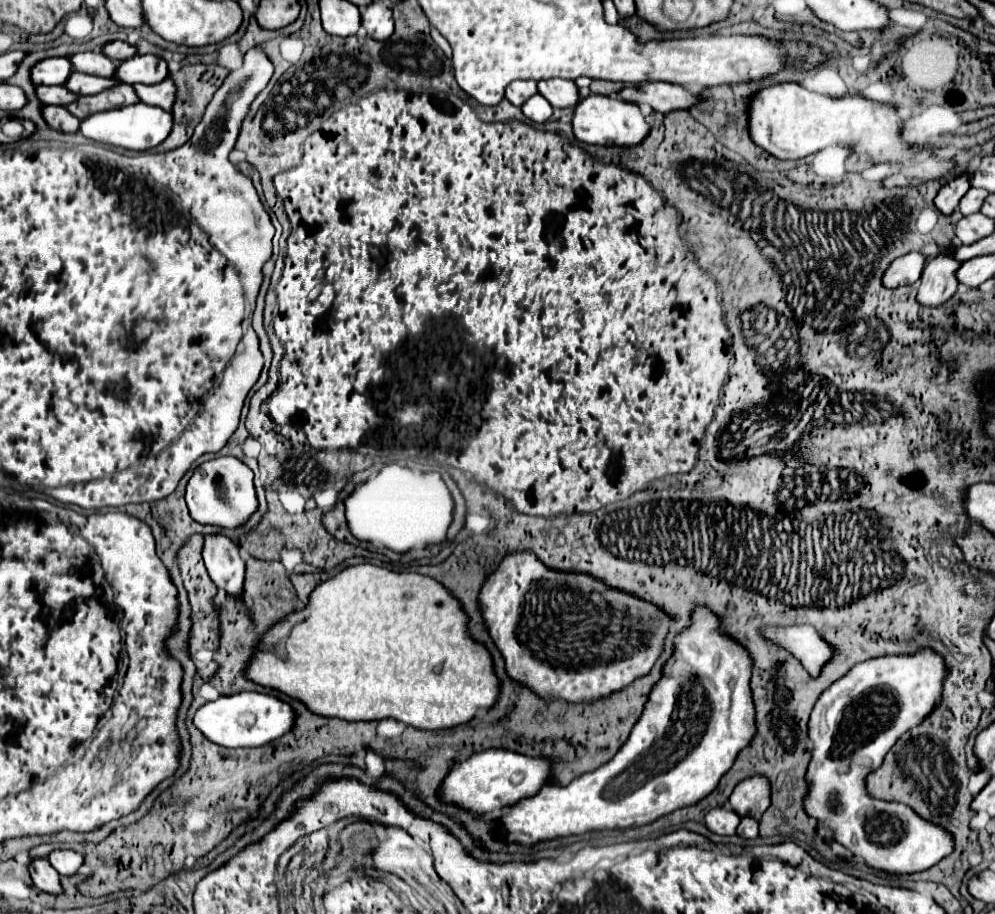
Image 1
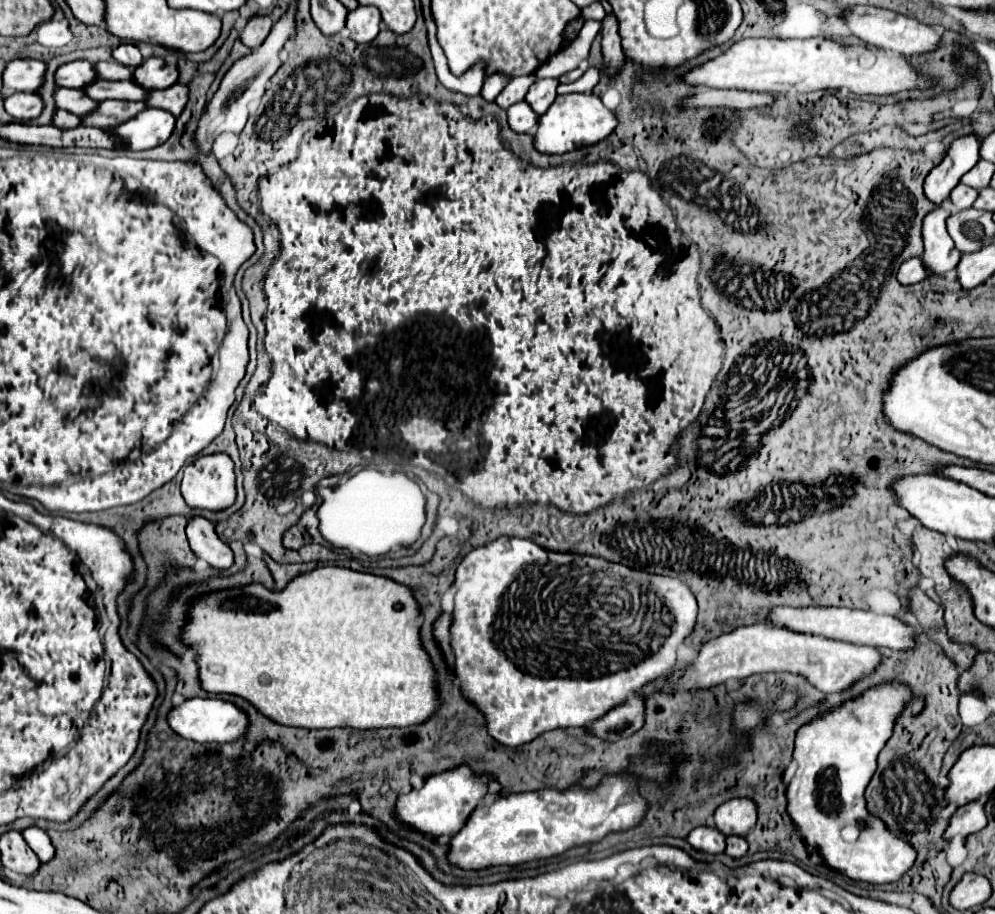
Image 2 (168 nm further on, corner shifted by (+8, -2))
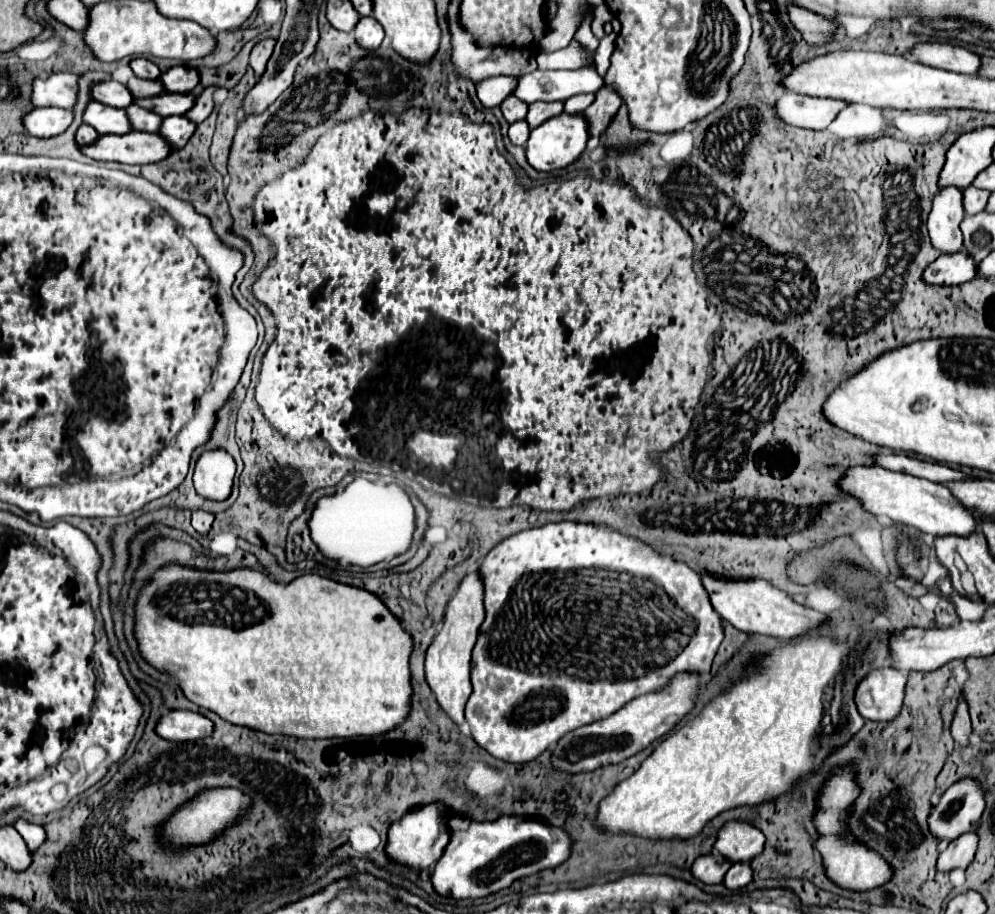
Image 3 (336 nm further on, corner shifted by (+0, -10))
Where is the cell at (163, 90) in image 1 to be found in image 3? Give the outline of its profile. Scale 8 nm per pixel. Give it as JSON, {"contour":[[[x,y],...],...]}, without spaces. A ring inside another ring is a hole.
{"contour":[[[204,88],[204,90],[200,90],[200,94],[196,96],[196,102],[194,102],[194,106],[184,114],[188,120],[192,120],[194,124],[200,124],[200,122],[204,122],[206,118],[208,118],[208,114],[212,112],[212,108],[214,108],[214,98],[212,98],[212,92],[214,92],[216,88]]]}

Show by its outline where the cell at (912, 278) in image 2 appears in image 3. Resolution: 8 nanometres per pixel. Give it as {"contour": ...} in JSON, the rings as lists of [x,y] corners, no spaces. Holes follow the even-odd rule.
{"contour":[[[942,254],[922,274],[930,286],[958,286],[976,276],[976,262],[968,254]]]}

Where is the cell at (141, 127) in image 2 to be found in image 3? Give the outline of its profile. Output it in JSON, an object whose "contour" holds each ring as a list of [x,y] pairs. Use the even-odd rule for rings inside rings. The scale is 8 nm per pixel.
{"contour":[[[168,116],[162,120],[162,126],[158,132],[164,136],[164,140],[170,144],[172,150],[178,150],[190,140],[194,130],[196,130],[196,124],[192,124],[188,118]]]}

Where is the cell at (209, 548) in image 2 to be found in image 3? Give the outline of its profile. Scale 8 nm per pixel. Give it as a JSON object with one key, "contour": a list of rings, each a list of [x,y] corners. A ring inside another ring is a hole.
{"contour":[[[202,510],[192,512],[192,526],[200,536],[208,536],[212,522],[214,522],[214,514],[208,514],[208,512],[202,512]]]}

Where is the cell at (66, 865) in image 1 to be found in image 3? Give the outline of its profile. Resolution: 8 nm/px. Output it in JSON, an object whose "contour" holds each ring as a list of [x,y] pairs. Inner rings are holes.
{"contour":[[[18,820],[18,822],[14,824],[14,828],[16,828],[16,830],[20,832],[20,836],[26,840],[30,852],[38,850],[38,848],[44,844],[44,840],[46,840],[46,832],[44,832],[44,828],[38,826],[38,824],[30,824],[30,822]]]}

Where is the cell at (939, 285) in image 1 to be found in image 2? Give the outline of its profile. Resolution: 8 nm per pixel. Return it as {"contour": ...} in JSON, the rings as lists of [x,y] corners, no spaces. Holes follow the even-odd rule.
{"contour":[[[944,204],[936,206],[922,222],[922,240],[924,240],[924,264],[932,274],[942,276],[954,268],[960,260],[960,252],[954,248],[954,242],[946,230],[946,218],[950,212]]]}

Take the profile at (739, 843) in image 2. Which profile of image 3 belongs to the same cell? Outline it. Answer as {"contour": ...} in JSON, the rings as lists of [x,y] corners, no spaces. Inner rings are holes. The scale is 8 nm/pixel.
{"contour":[[[734,862],[734,864],[730,866],[730,870],[726,872],[726,876],[724,876],[724,884],[726,884],[726,888],[730,888],[730,890],[742,888],[742,886],[746,886],[750,880],[752,880],[752,868],[750,868],[748,862]]]}

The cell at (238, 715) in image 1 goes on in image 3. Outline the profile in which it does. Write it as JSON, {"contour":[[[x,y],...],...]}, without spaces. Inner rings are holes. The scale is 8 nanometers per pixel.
{"contour":[[[172,710],[164,714],[156,726],[156,732],[174,742],[194,742],[214,732],[214,722],[206,716],[190,710]]]}

